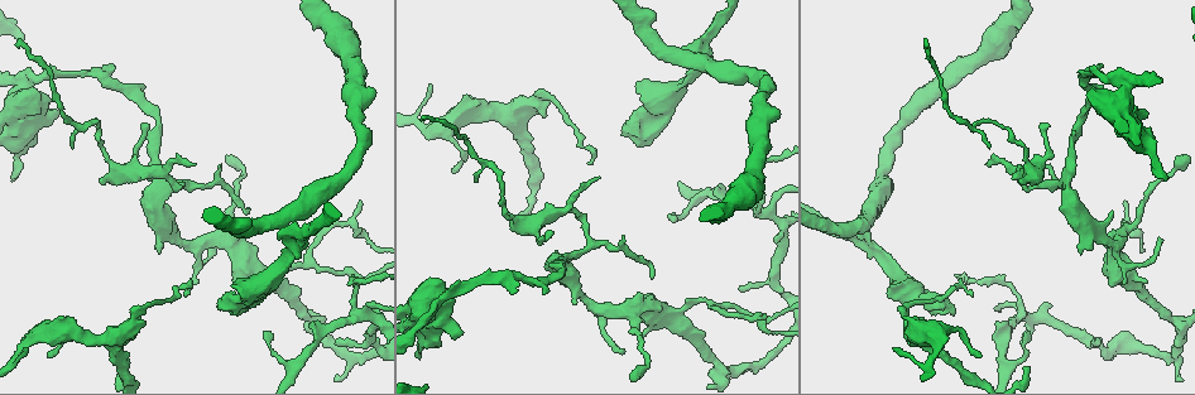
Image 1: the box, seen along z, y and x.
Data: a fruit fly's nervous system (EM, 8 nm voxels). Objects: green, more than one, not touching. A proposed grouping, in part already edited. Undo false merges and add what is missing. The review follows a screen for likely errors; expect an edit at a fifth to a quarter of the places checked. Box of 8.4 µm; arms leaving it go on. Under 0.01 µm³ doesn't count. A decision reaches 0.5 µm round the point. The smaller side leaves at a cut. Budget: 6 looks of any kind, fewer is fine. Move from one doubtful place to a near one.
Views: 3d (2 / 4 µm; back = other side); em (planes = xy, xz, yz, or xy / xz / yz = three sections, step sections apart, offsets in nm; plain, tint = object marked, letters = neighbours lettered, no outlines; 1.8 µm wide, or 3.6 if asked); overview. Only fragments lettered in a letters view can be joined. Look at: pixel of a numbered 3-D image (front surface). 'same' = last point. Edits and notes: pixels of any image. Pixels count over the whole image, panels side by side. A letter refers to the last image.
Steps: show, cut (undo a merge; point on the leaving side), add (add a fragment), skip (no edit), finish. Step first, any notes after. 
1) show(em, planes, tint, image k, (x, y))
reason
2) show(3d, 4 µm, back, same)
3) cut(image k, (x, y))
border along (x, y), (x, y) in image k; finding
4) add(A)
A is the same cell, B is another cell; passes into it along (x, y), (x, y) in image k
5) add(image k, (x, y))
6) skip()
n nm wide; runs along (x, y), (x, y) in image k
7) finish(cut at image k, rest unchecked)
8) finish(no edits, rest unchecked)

show(em, planes, letters, image 1, (49, 357))
tapers out

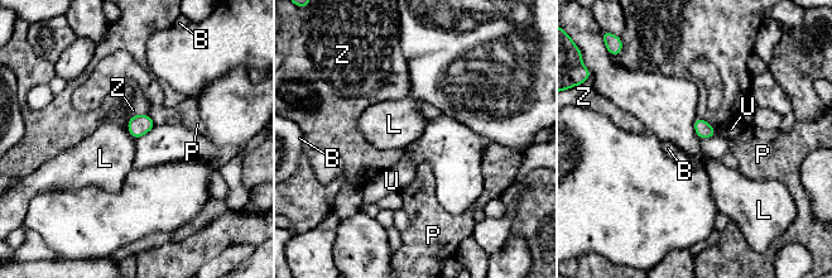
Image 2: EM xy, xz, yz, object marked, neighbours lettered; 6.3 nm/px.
skip()
100 nm wide; B, L, P, U and Z are other cells; border along (697, 115), (695, 133), (700, 139) in image 2; no lettered fragment goes on from it

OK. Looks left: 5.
show(3d, 4 µm, image 1, (1026, 314))
thick turns thin

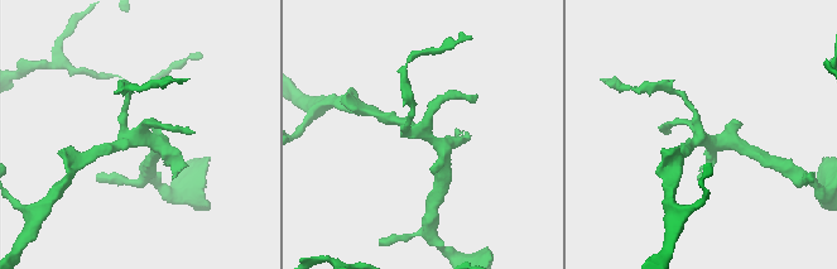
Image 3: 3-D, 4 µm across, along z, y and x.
show(em, planes, letters, image 3, (702, 140))
shape alone is not enough

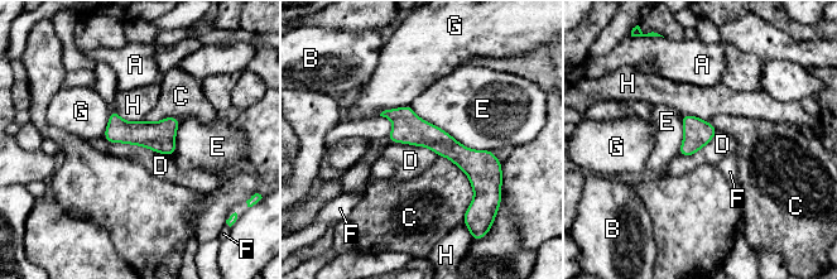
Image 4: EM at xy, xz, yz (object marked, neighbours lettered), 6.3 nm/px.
skip()
180 nm wide; E touches over 600 nm; A, B, C, D, E, F, G and H are other cells; continuous, no second neuron

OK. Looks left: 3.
show(em, 3.6 µm, planes, letters, image 1, (1124, 115))
looks like a crossing

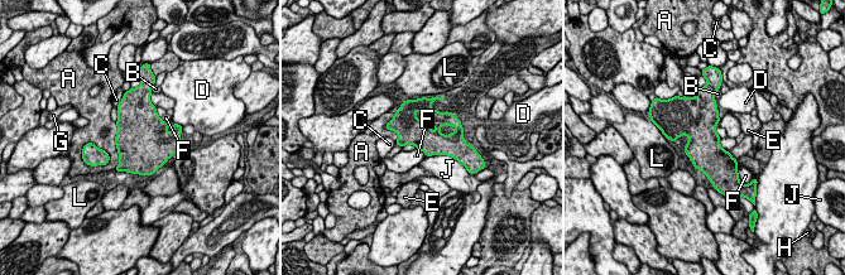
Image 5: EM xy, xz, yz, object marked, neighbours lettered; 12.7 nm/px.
skip()
A, B, C, D, E, F, G, H, J and L are other cells; continuous, no second neuron

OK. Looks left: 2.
finish(no edits, rest unchecked)

